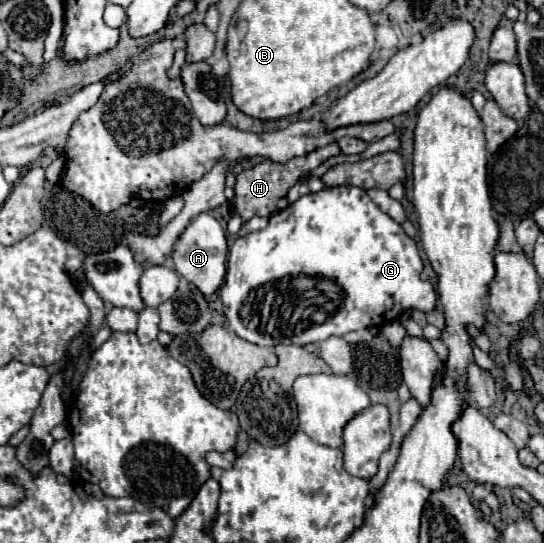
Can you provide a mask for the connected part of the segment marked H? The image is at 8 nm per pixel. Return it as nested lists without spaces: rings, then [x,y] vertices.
[[[336,142],[324,146],[324,148],[316,148],[304,156],[292,158],[284,164],[272,162],[272,160],[262,160],[256,166],[248,166],[244,168],[240,174],[236,174],[236,198],[230,202],[232,210],[236,214],[240,214],[244,220],[250,220],[252,216],[270,216],[272,210],[276,210],[276,202],[280,198],[286,196],[286,192],[300,180],[300,176],[304,176],[306,172],[312,172],[314,168],[318,168],[322,162],[326,162],[332,156],[340,154],[340,146]]]

